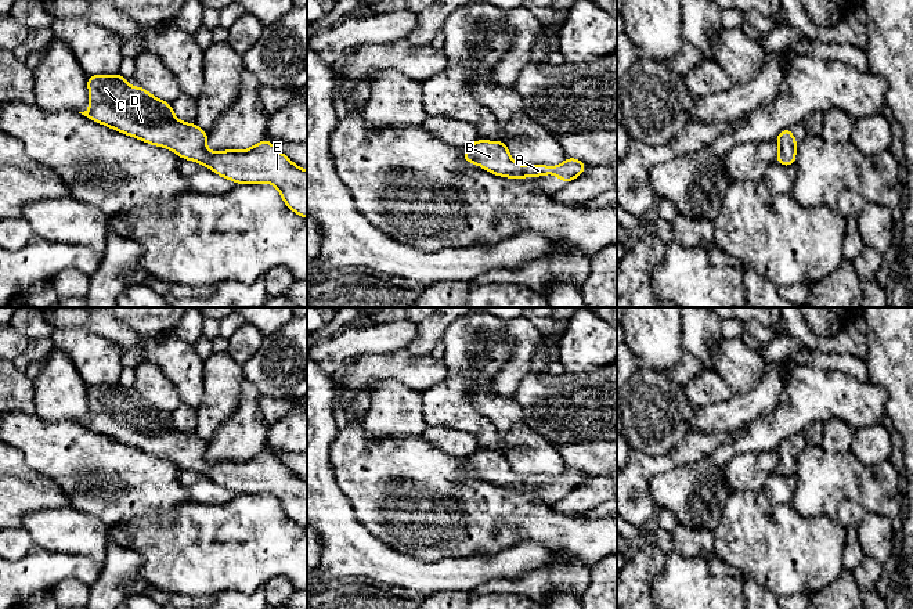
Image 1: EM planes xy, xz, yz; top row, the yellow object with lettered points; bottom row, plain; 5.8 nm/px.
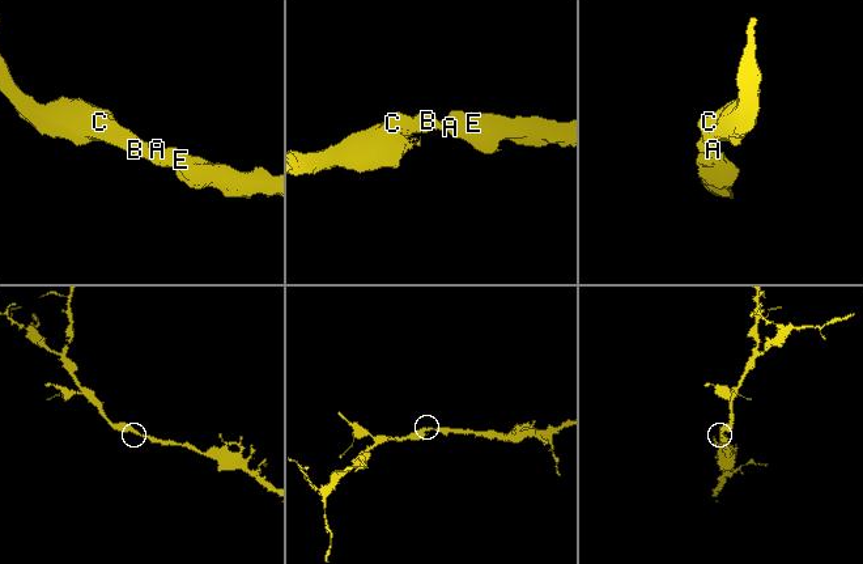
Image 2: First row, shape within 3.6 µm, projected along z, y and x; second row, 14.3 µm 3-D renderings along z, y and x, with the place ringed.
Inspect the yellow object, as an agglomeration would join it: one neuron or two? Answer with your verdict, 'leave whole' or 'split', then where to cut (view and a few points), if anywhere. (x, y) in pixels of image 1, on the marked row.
leave whole; cut none

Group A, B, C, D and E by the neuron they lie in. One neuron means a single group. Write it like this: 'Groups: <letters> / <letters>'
Groups: A B C D E

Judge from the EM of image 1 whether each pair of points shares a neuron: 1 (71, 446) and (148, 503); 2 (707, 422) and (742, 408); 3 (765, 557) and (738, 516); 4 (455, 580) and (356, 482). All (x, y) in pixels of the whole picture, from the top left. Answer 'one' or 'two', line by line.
1: one
2: one
3: one
4: two

